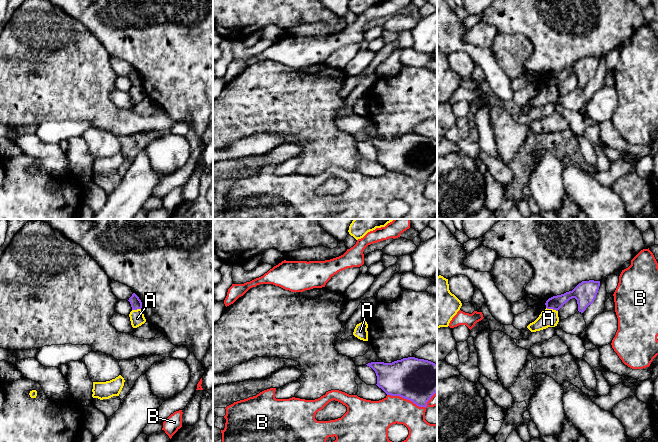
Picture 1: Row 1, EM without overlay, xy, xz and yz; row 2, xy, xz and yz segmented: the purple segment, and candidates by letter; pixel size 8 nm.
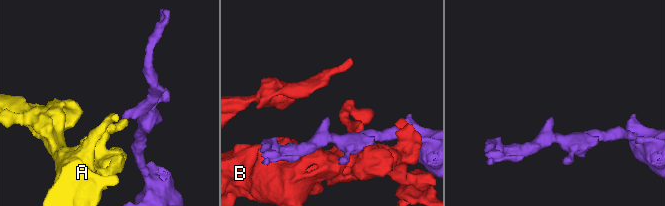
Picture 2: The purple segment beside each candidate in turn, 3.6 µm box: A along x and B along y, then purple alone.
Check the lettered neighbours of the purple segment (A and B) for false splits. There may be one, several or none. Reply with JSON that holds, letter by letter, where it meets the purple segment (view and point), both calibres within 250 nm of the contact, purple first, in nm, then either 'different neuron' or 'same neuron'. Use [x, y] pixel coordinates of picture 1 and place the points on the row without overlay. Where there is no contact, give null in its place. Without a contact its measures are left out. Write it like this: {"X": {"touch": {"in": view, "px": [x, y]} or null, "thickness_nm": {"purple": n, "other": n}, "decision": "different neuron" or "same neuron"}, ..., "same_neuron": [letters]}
{"A": {"touch": {"in": "yz", "px": [552, 84]}, "thickness_nm": {"purple": 110, "other": 140}, "decision": "different neuron"}, "B": {"touch": {"in": "xz", "px": [414, 179]}, "thickness_nm": {"purple": 340, "other": 220}, "decision": "different neuron"}, "same_neuron": []}

